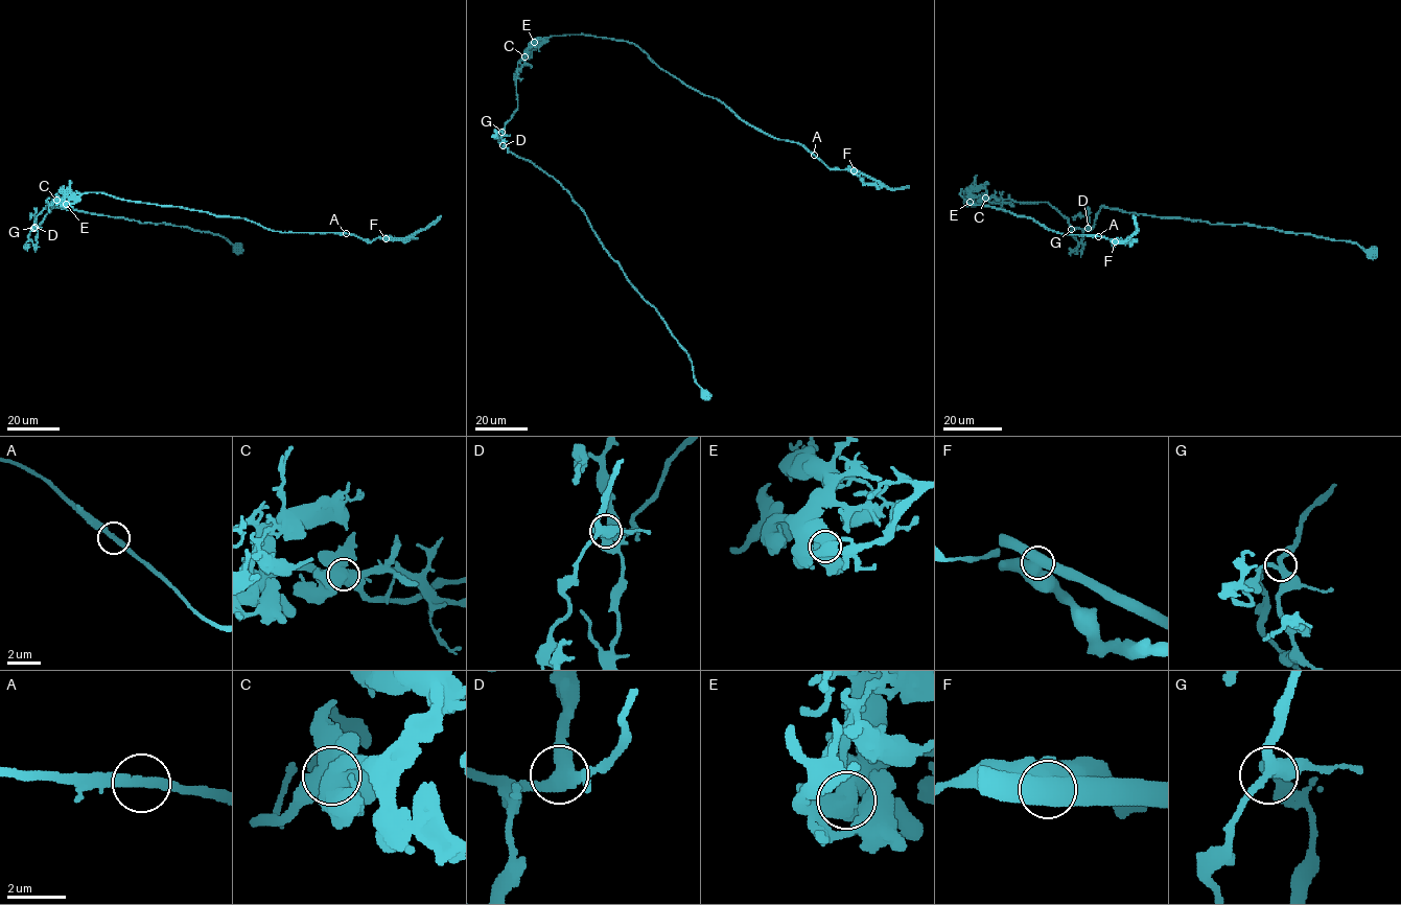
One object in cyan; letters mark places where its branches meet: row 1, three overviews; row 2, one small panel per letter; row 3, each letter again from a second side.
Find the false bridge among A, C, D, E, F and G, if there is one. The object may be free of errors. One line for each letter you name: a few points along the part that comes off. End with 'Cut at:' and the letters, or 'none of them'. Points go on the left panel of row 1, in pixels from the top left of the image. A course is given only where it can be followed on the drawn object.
F: Course of the part to remove: (386, 238), (404, 238), (427, 228), (441, 215)
Cut at: F

